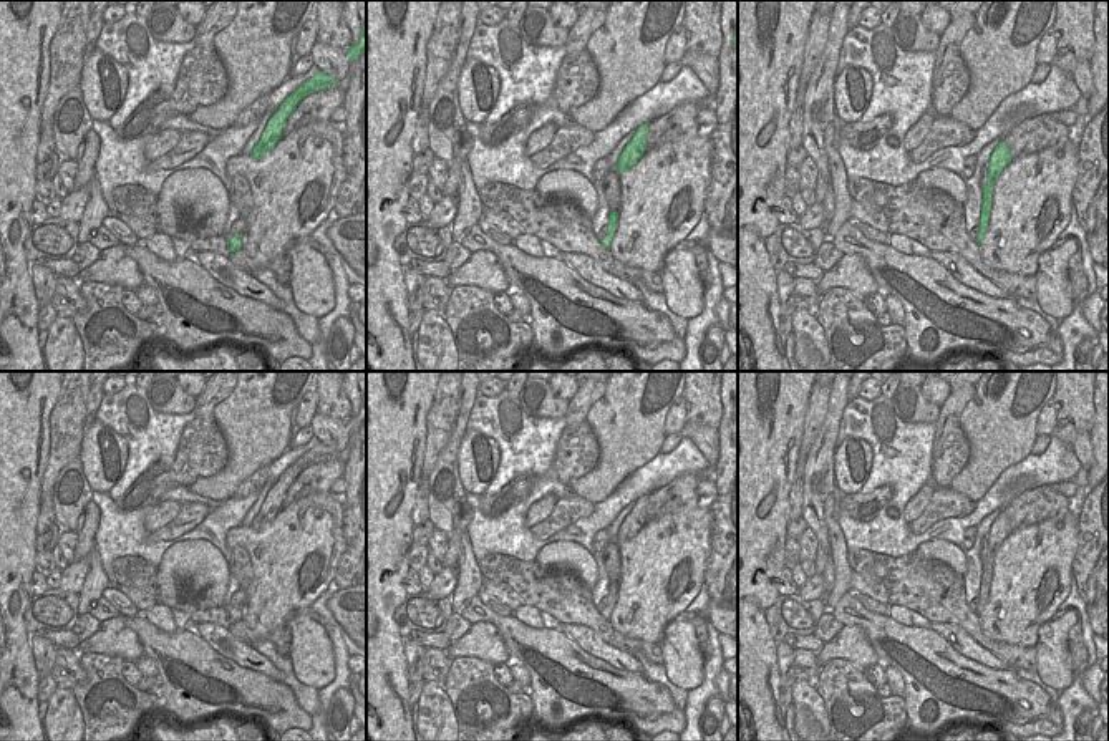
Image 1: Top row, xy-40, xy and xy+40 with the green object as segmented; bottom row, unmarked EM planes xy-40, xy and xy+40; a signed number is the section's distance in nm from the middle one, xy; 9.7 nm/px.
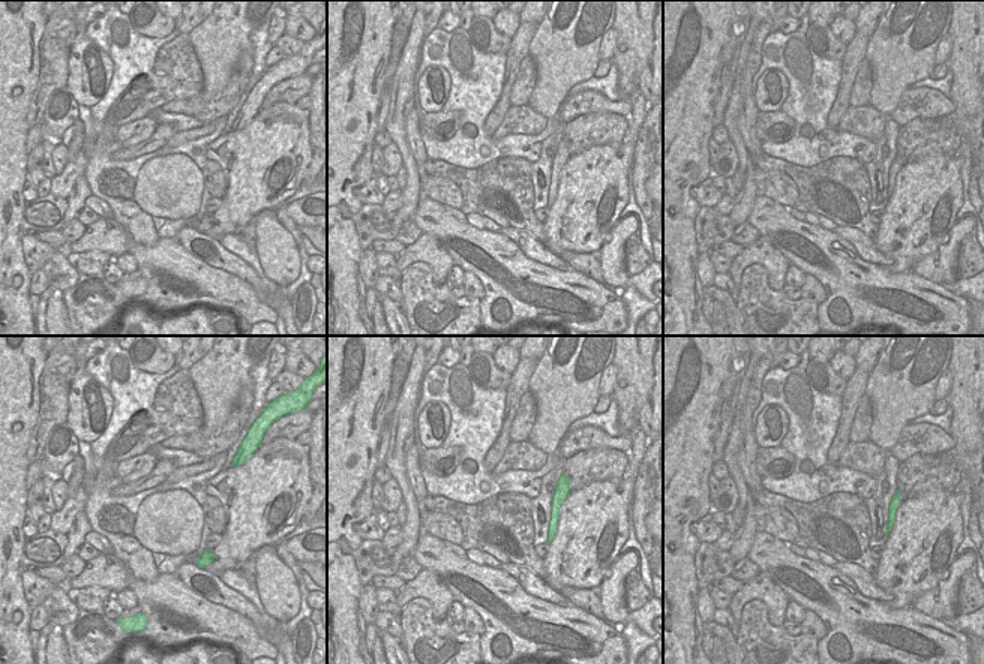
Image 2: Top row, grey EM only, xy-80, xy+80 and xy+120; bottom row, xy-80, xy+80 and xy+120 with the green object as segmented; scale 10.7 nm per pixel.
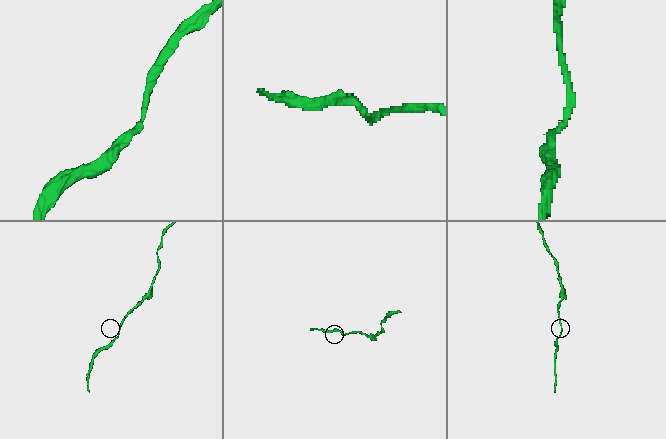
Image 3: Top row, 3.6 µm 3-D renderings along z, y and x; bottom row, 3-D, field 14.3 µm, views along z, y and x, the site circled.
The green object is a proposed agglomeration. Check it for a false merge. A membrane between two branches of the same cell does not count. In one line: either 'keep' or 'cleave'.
keep

